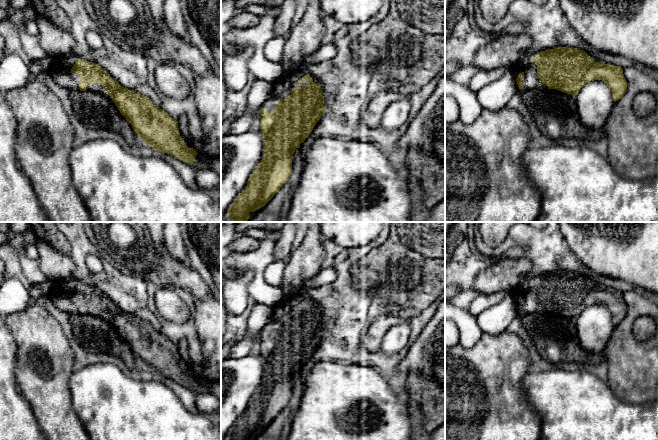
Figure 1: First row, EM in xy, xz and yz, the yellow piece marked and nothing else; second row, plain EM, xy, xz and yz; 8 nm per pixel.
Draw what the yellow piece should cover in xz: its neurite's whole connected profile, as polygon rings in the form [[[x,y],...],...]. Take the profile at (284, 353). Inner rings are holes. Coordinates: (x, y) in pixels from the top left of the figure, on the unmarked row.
[[[299,292],[283,299],[274,307],[274,335],[261,332],[260,356],[263,359],[263,381],[250,399],[246,412],[235,422],[227,434],[227,440],[250,440],[264,431],[289,404],[292,382],[296,372],[311,358],[314,350],[326,335],[322,311],[315,307],[307,293]]]

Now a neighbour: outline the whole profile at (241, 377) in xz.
[[[248,354],[221,361],[221,437],[227,438],[235,422],[246,412],[250,399],[262,384],[263,371],[260,355]]]

